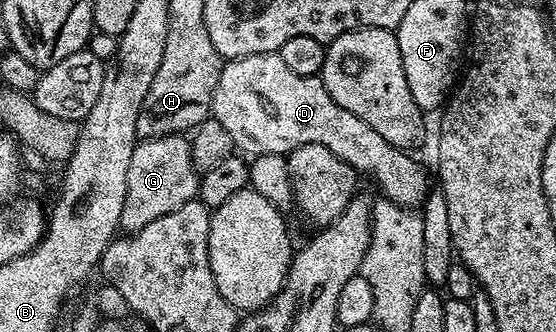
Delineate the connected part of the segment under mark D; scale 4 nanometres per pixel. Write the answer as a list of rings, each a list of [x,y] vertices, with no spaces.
[[[276,52],[273,54],[254,54],[244,58],[232,58],[224,61],[223,71],[217,80],[217,88],[213,96],[211,114],[229,132],[231,141],[236,151],[247,156],[260,154],[288,155],[292,150],[301,148],[305,144],[321,144],[333,152],[345,164],[354,168],[356,175],[372,178],[379,185],[379,194],[395,202],[399,206],[408,208],[422,207],[427,199],[429,185],[427,186],[427,174],[419,162],[411,159],[412,155],[406,150],[398,150],[385,136],[381,136],[374,128],[369,128],[361,116],[353,116],[349,108],[341,108],[333,96],[325,88],[322,77],[297,76],[297,72],[289,72],[285,68],[285,60]]]

